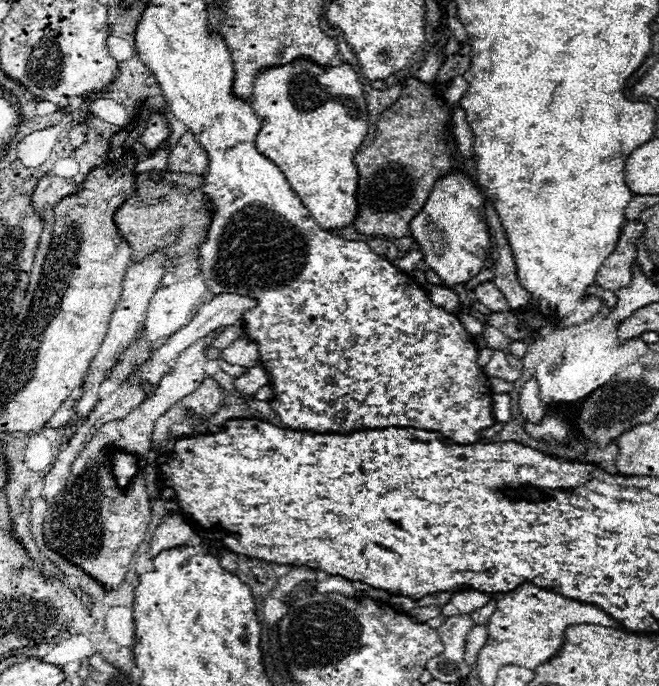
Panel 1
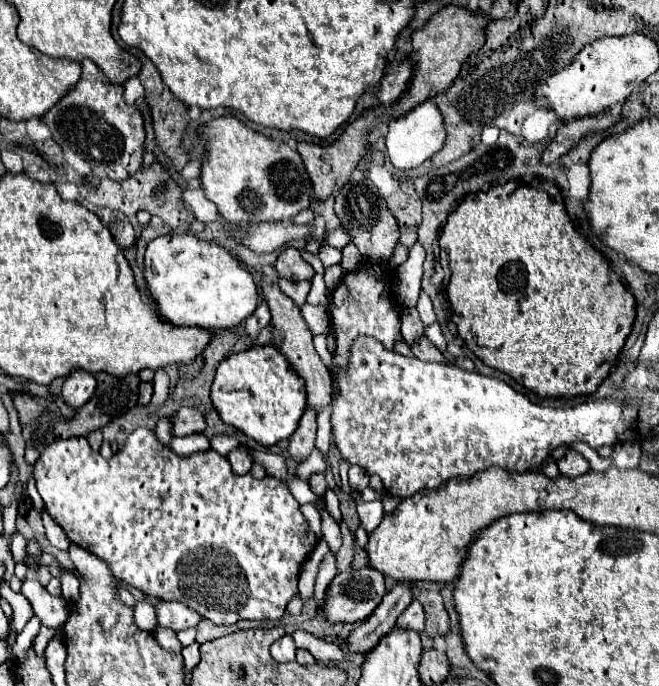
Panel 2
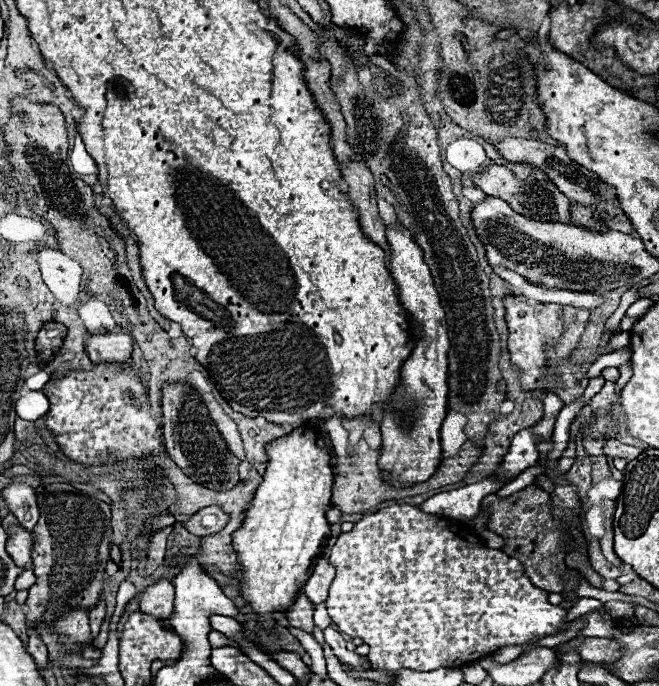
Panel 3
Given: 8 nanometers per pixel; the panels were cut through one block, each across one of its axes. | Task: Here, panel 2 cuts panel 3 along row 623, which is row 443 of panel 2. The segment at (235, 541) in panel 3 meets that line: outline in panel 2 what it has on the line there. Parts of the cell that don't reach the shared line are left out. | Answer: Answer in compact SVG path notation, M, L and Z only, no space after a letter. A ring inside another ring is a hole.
M270 344L224 358L216 370L210 398L226 424L238 428L262 446L274 446L290 438L306 410L304 382L300 382L298 374L288 366L288 360Z

